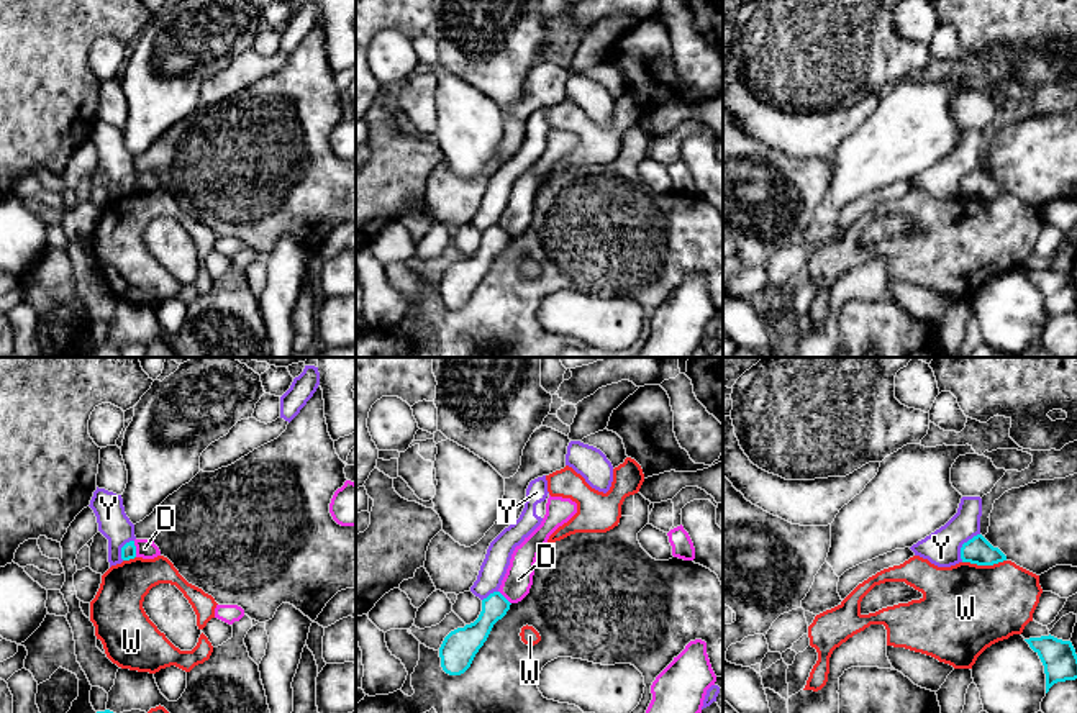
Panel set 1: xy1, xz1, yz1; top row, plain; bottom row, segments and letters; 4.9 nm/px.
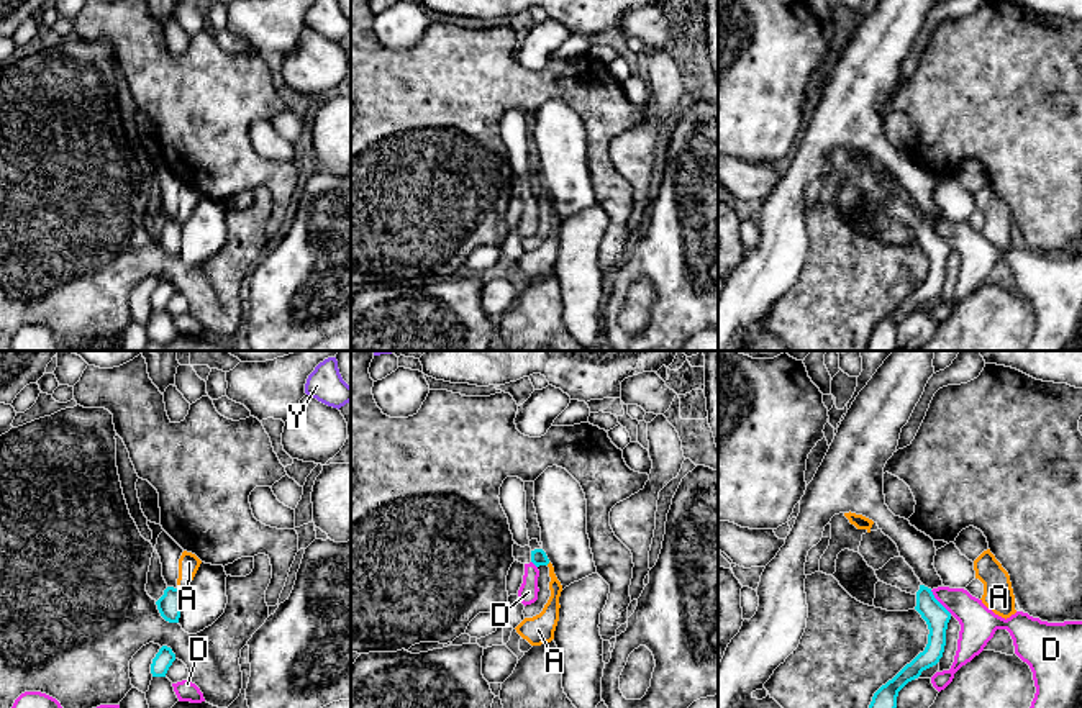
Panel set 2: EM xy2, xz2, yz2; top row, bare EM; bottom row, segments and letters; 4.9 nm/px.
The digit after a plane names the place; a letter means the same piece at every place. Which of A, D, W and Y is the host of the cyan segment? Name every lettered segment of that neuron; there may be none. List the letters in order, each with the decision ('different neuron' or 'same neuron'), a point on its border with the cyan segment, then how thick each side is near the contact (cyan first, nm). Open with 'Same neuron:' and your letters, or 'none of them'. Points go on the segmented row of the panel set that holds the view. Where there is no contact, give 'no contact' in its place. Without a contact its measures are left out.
Same neuron: none of them
A: different neuron; no contact
D: different neuron; meets cyan in yz2 at (938, 602); 120 nm thick on the cyan side, 180 nm on the other
W: different neuron; meets cyan in yz1 at (984, 564); 130 nm thick on the cyan side, 440 nm on the other
Y: different neuron; meets cyan in yz1 at (963, 544); 130 nm thick on the cyan side, 180 nm on the other

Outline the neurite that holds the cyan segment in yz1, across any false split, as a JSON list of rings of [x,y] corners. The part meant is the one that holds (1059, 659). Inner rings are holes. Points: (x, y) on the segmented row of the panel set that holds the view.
[[[1051,634],[1025,641],[1044,665],[1046,693],[1057,682],[1077,679],[1077,654],[1070,641],[1062,641]]]

